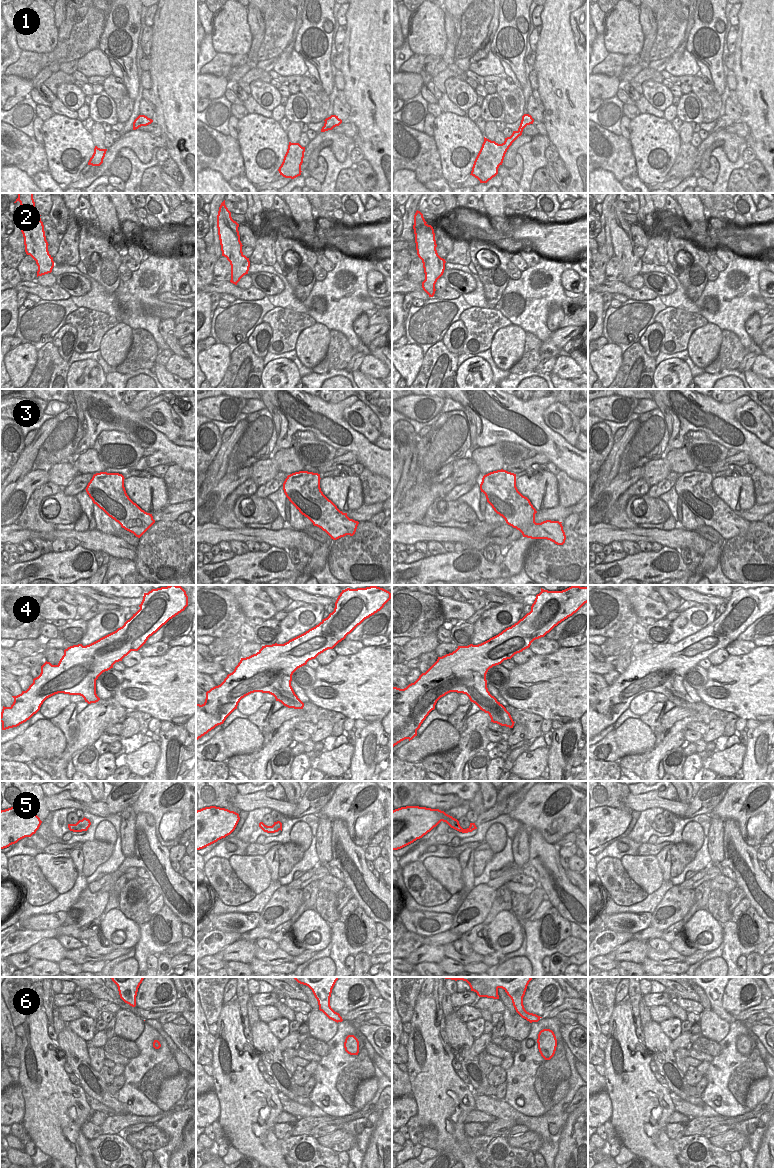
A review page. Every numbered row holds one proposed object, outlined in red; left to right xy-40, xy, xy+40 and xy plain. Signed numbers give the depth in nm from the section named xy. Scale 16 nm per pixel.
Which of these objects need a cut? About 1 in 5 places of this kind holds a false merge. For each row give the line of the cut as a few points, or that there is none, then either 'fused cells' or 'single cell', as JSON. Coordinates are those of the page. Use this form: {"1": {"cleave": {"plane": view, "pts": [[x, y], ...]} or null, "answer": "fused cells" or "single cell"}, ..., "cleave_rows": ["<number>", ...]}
{"1": {"cleave": null, "answer": "single cell"}, "2": {"cleave": null, "answer": "single cell"}, "3": {"cleave": null, "answer": "single cell"}, "4": {"cleave": null, "answer": "single cell"}, "5": {"cleave": null, "answer": "single cell"}, "6": {"cleave": null, "answer": "single cell"}, "cleave_rows": []}

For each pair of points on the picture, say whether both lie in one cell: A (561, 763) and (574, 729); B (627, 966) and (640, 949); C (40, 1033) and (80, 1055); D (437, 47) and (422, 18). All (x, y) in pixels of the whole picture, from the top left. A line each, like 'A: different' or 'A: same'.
A: same
B: different
C: different
D: same

